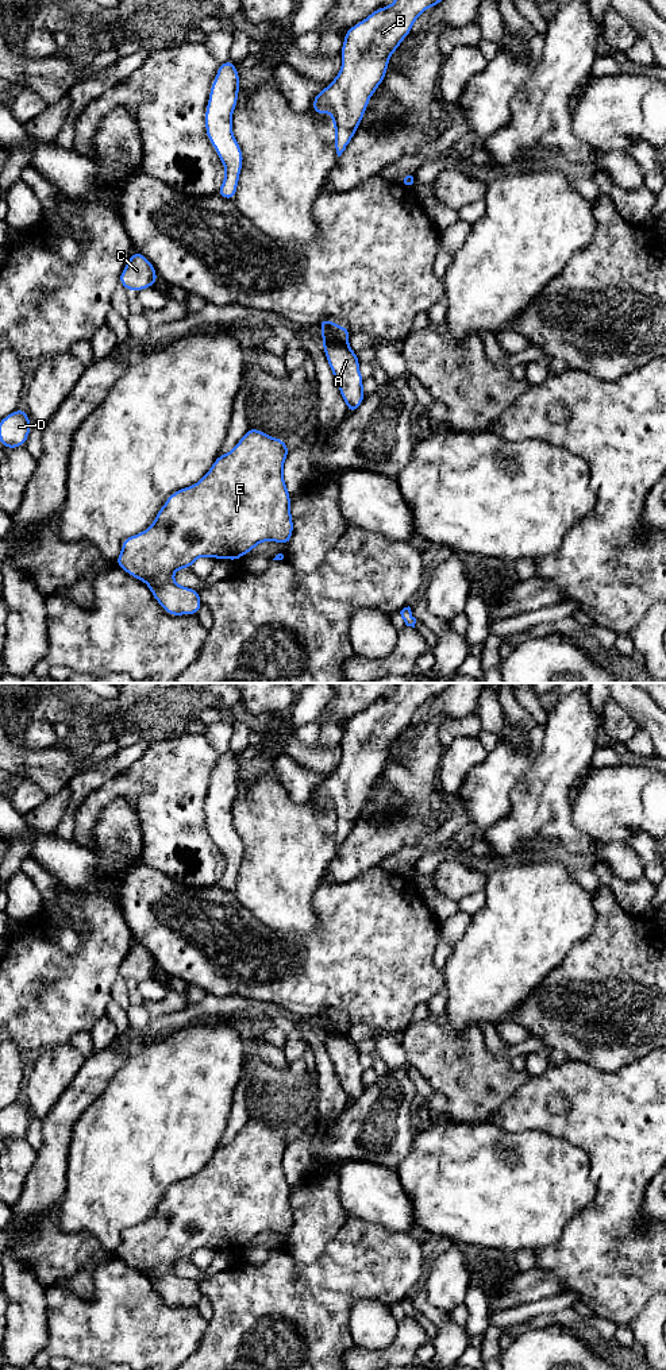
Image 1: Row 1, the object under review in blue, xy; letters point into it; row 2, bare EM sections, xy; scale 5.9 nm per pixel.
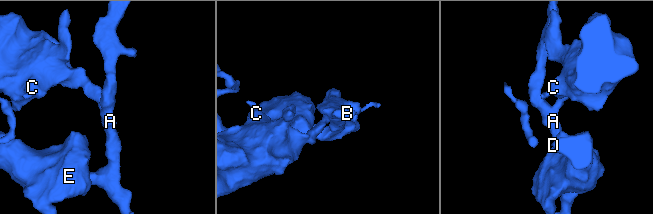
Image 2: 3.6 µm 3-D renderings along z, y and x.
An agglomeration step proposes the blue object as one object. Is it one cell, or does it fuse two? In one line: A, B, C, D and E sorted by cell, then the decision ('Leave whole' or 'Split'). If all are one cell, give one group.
Groups: A B D E / C. Split

